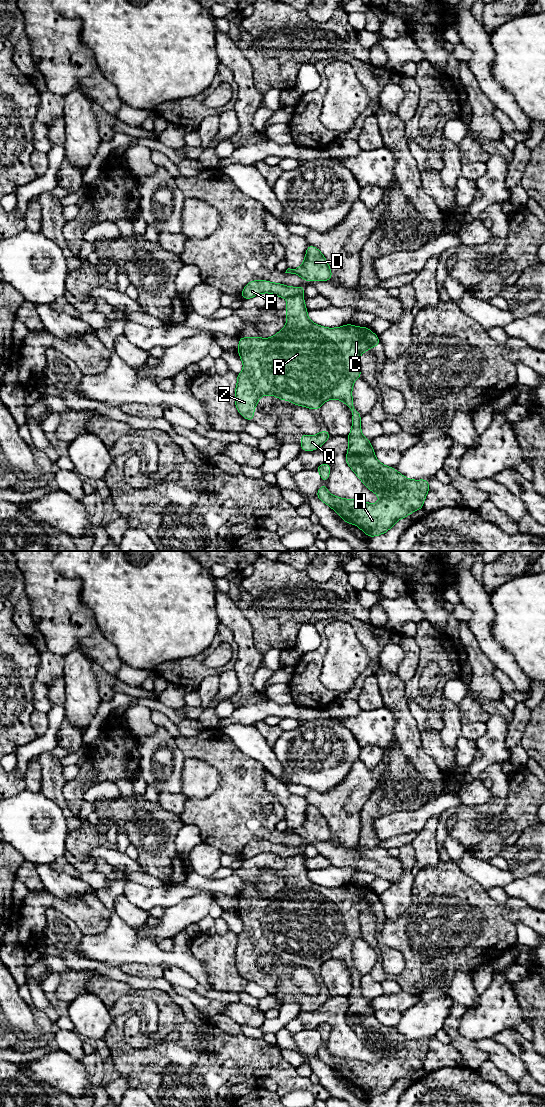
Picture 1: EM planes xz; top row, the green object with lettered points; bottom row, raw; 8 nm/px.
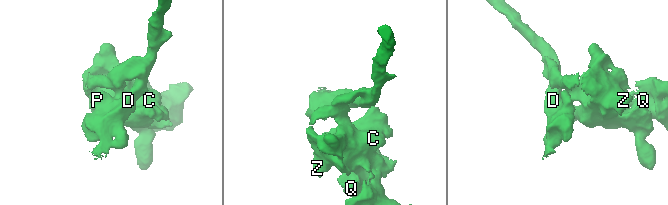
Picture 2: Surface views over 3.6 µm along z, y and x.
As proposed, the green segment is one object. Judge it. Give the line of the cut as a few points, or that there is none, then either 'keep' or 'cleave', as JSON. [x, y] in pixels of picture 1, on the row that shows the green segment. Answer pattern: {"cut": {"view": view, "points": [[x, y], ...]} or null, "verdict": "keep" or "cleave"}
{"cut": {"view": "xz", "points": [[302, 293], [288, 298]]}, "verdict": "cleave"}

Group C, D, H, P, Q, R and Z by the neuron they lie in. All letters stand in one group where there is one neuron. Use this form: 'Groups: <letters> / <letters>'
Groups: C H Q R Z / D P

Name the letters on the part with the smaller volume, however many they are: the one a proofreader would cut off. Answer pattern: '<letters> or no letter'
D, P

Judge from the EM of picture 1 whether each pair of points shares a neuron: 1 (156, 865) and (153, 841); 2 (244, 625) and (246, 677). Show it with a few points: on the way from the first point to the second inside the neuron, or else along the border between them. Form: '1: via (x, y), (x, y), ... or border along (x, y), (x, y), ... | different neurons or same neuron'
1: via (156, 859), (156, 847) | same neuron
2: via (244, 638), (246, 664) | same neuron

